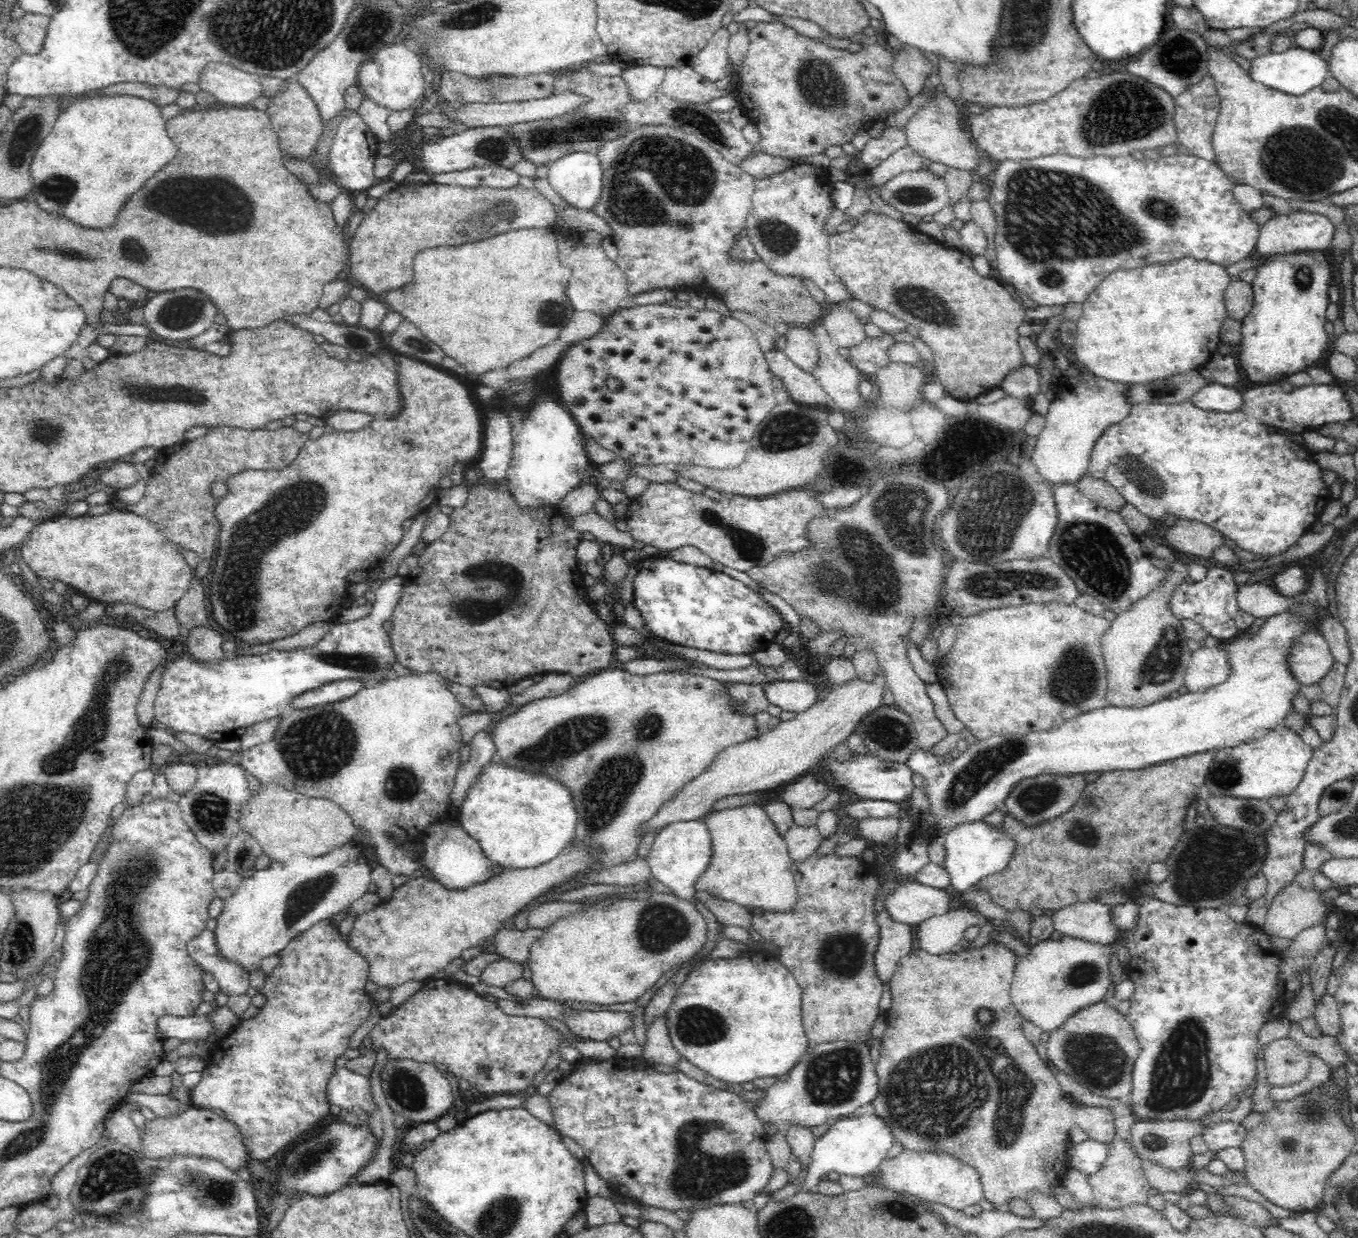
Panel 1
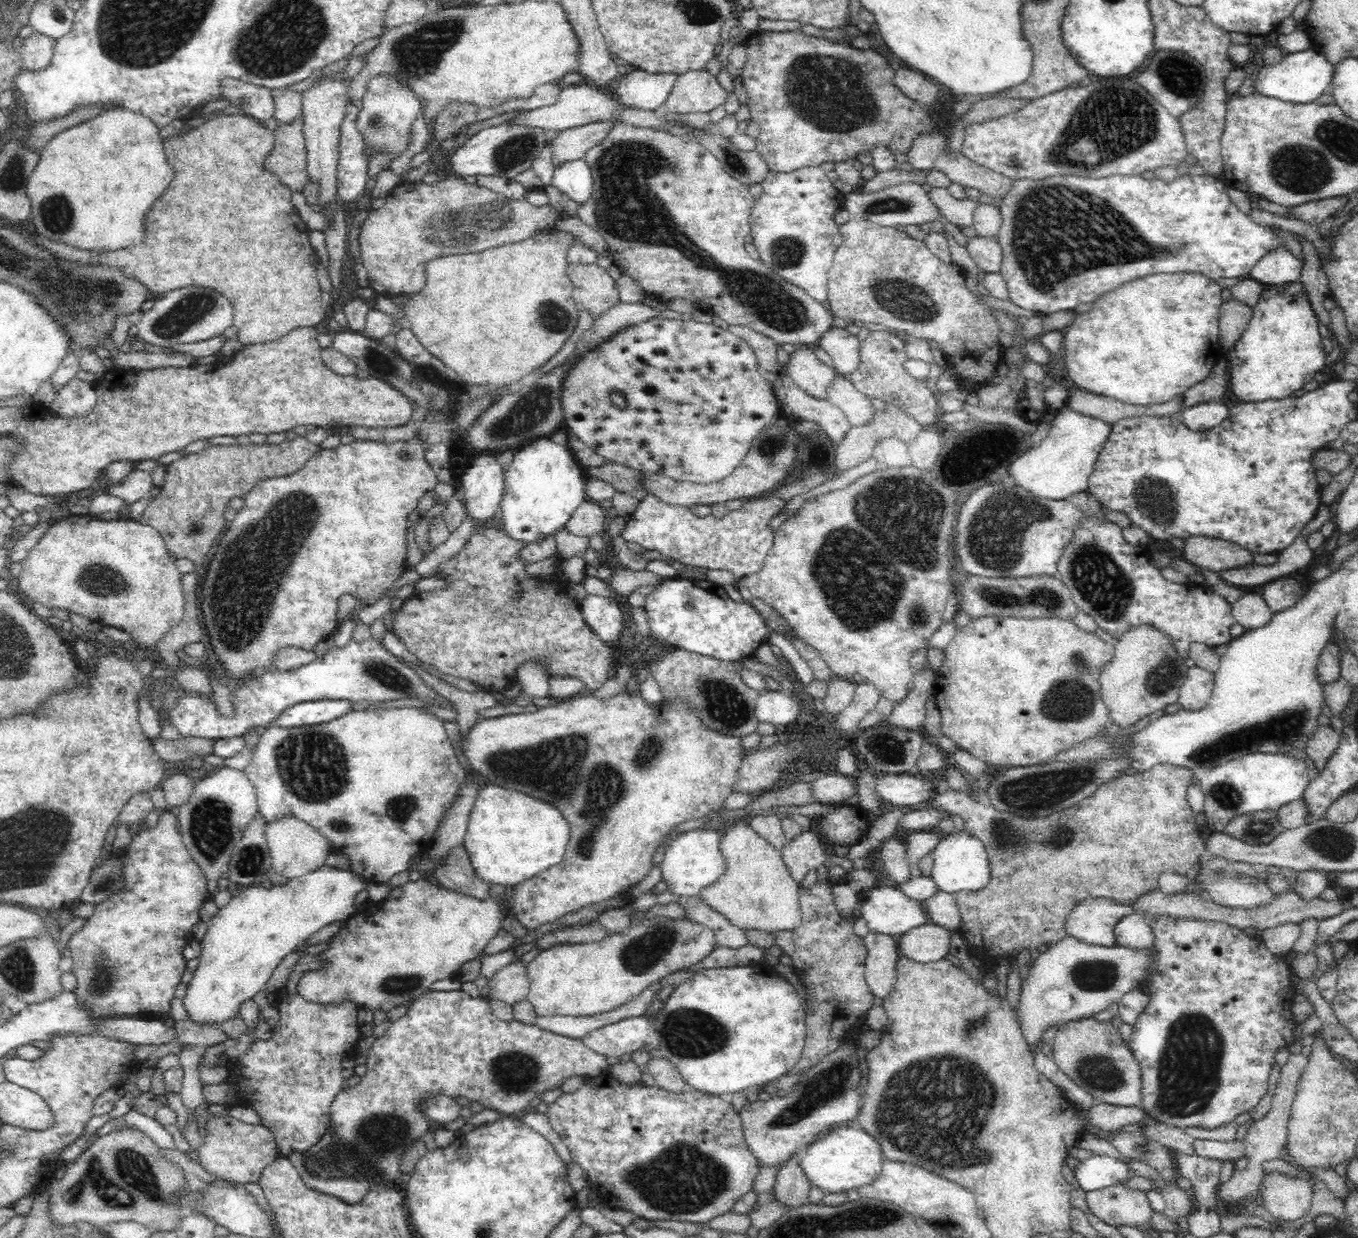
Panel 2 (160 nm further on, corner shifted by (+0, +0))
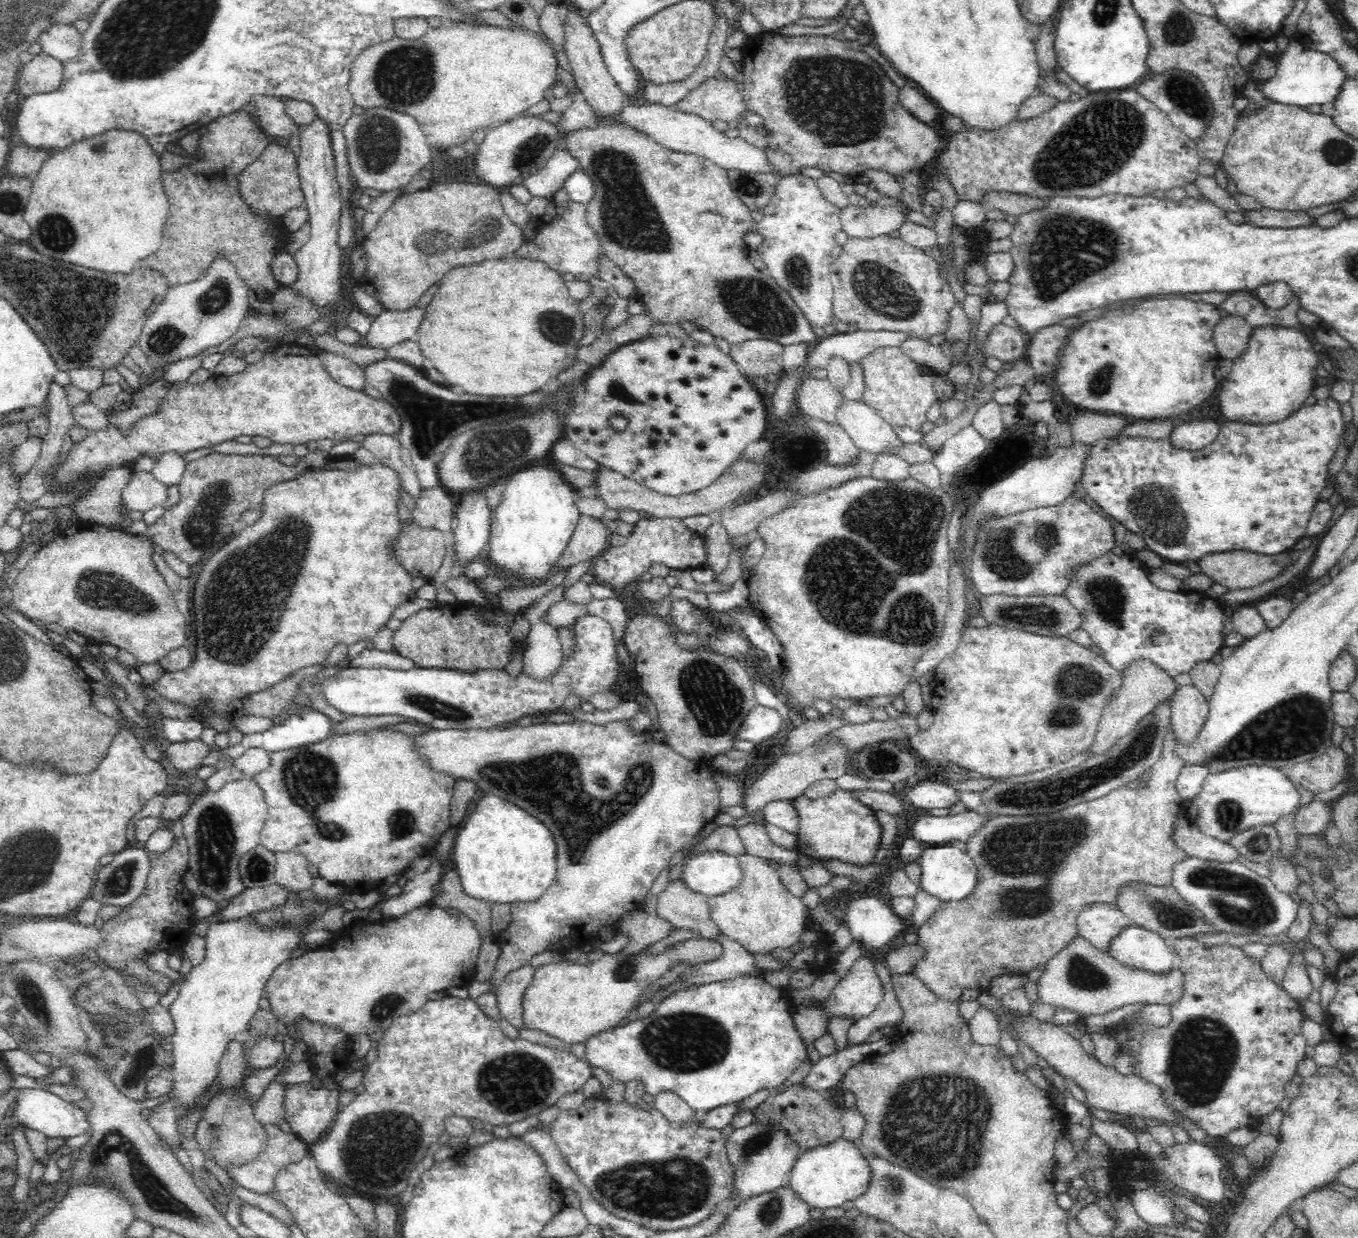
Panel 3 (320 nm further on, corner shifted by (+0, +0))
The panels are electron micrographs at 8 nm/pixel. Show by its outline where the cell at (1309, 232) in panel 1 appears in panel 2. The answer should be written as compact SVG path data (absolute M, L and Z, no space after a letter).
M1276 245L1267 250L1251 268L1250 276L1260 284L1276 284L1295 281L1300 277L1304 255L1294 254L1288 246Z

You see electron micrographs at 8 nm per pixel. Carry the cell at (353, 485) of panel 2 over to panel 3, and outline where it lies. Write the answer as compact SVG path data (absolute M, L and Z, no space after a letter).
M329 457L320 467L306 470L300 476L292 480L274 483L264 491L262 502L259 504L260 518L240 530L238 534L224 544L214 556L204 563L204 568L198 576L196 588L194 588L194 614L196 614L196 636L198 646L194 642L196 650L195 660L190 668L183 671L164 671L162 676L152 684L154 689L170 699L184 701L200 713L201 720L210 716L227 716L230 718L233 711L228 702L236 698L244 698L251 692L256 692L291 675L298 669L323 664L332 650L334 643L346 643L347 646L371 640L382 626L386 626L387 620L392 617L394 610L400 604L412 598L412 581L414 577L408 571L395 552L395 543L399 542L403 530L403 522L400 521L398 506L403 501L406 492L403 490L403 480L396 469L382 461L364 463L356 458L332 458Z

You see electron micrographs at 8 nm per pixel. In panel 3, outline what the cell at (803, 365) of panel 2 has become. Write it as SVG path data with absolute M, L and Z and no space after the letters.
M806 373L799 380L795 394L796 408L801 408L806 415L830 423L837 420L835 412L838 403L843 399L842 392L832 385L828 377L820 380Z

